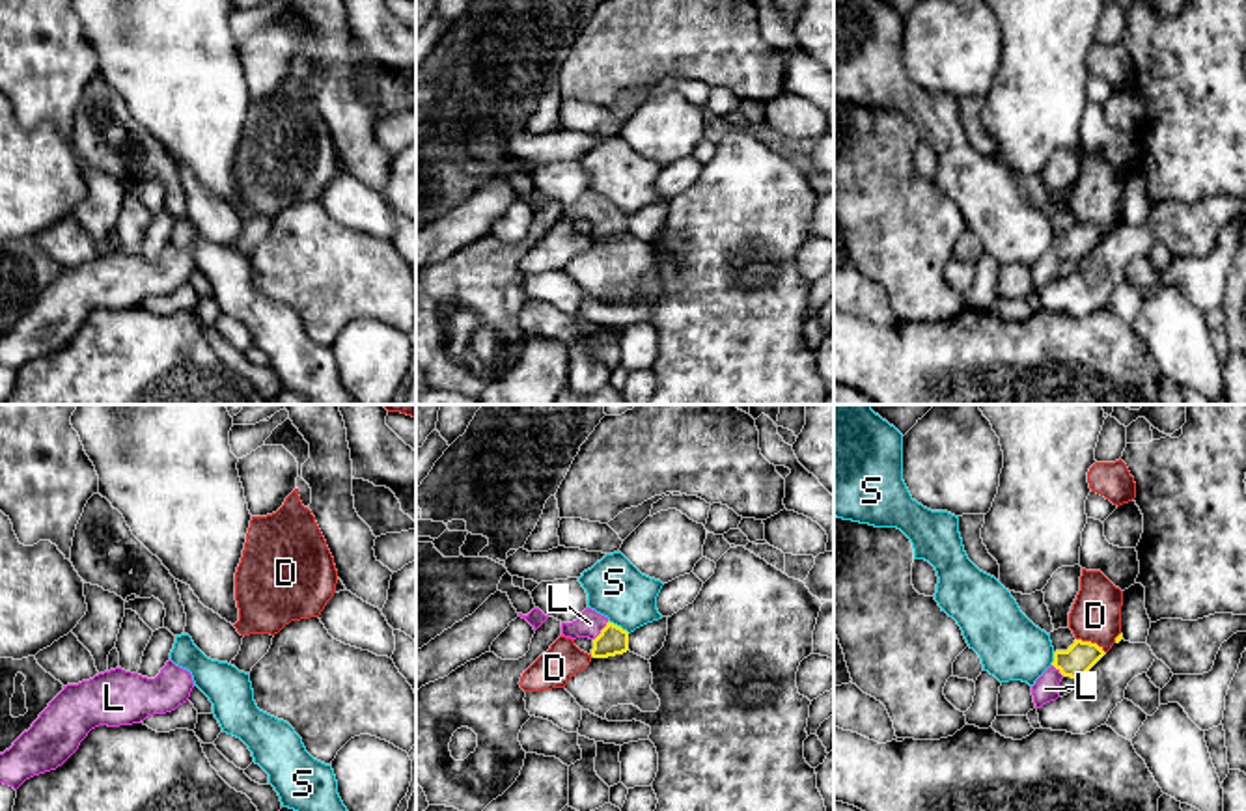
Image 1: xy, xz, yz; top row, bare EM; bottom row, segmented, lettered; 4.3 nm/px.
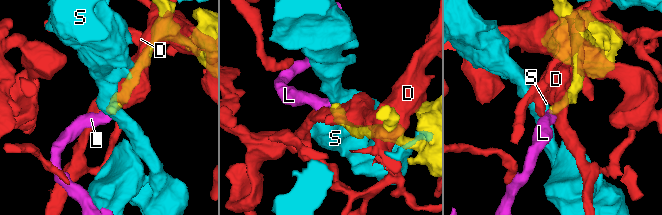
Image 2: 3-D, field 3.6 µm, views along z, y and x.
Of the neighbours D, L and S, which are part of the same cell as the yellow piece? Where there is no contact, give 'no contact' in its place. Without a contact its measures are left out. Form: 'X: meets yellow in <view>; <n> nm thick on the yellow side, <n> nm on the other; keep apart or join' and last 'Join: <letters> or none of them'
D: meets yellow in yz; 140 nm thick on the yellow side, 220 nm on the other; keep apart
L: meets yellow in xz; 130 nm thick on the yellow side, 120 nm on the other; join
S: meets yellow in xz; 130 nm thick on the yellow side, 260 nm on the other; keep apart
Join: L

